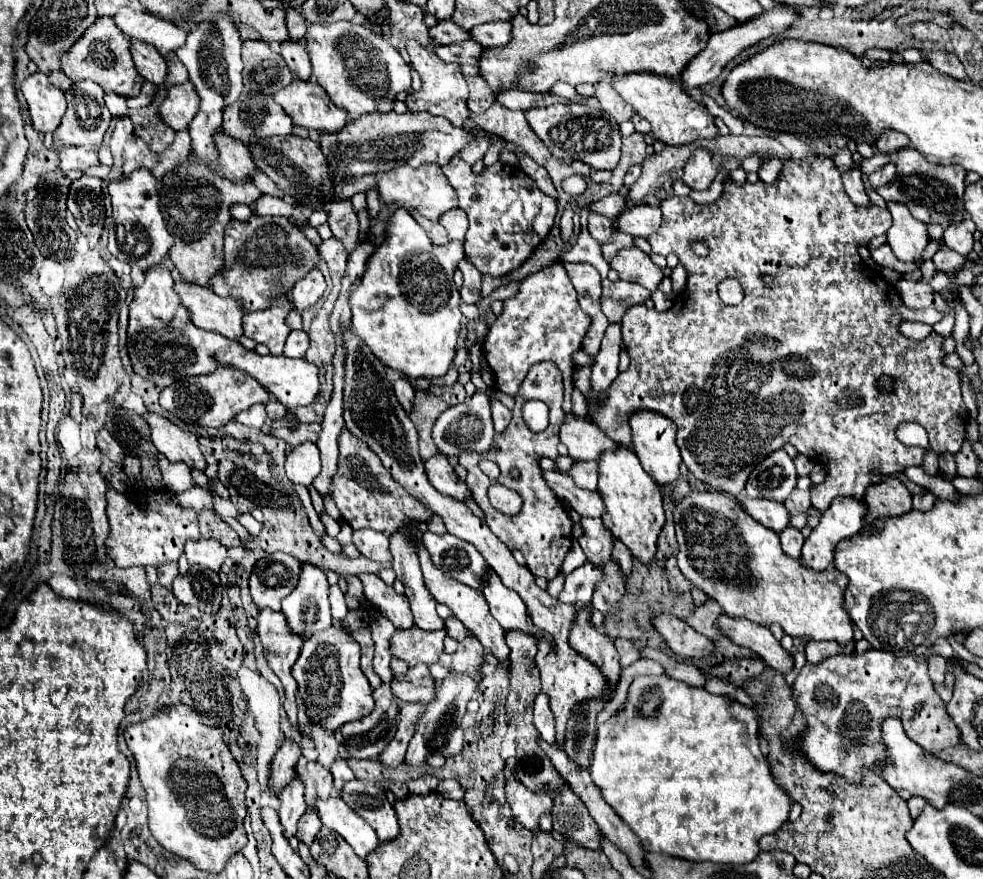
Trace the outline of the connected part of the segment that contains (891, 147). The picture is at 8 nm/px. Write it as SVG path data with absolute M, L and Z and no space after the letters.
M885 130L875 144L879 152L887 152L891 156L895 156L897 150L901 150L901 146L909 146L909 138L897 130Z

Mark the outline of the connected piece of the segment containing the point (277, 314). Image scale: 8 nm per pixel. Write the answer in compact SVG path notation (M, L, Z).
M279 294L273 298L273 304L267 310L245 314L243 330L247 338L253 338L257 344L265 344L275 356L283 354L285 340L291 332L287 326L287 314L291 312L291 296Z

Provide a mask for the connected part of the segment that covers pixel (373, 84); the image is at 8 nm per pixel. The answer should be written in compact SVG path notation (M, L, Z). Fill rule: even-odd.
M357 14L349 22L307 24L305 32L315 82L319 82L337 104L347 108L349 118L359 118L367 112L391 112L395 96L411 88L411 68L401 54L389 44L381 30L367 28L363 22L361 14Z

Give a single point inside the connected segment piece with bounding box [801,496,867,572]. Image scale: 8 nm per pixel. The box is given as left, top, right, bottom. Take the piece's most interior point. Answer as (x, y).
(843, 519)

